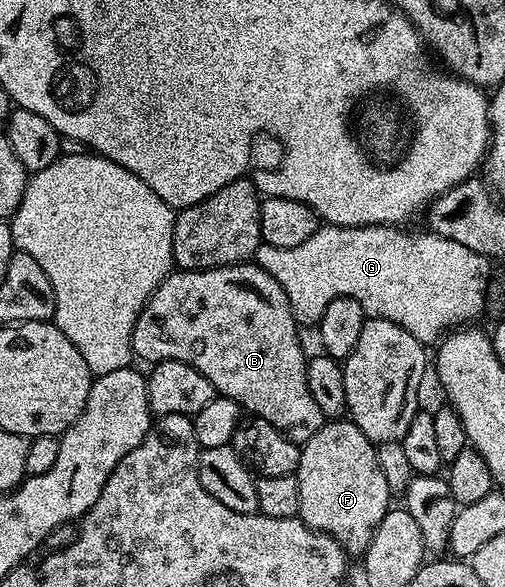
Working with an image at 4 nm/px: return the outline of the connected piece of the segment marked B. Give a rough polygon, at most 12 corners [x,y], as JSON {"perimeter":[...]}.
{"perimeter":[[248,260],[176,269],[131,348],[284,432],[325,419],[300,327]]}

